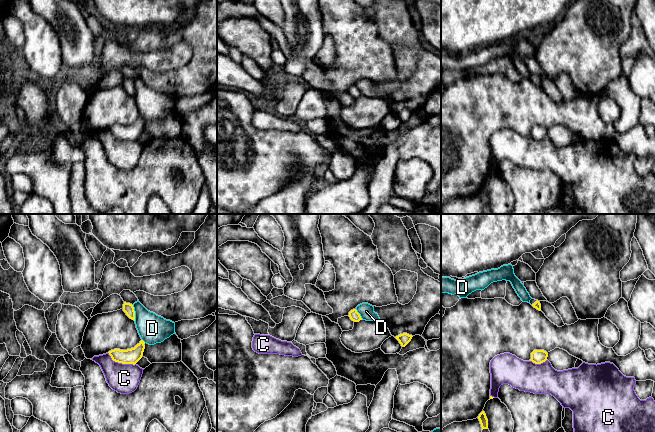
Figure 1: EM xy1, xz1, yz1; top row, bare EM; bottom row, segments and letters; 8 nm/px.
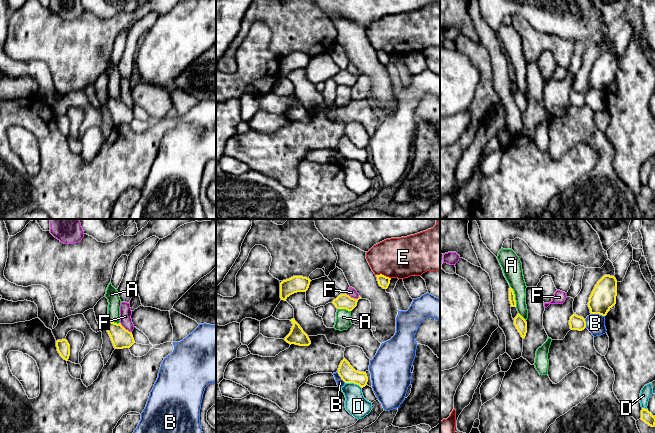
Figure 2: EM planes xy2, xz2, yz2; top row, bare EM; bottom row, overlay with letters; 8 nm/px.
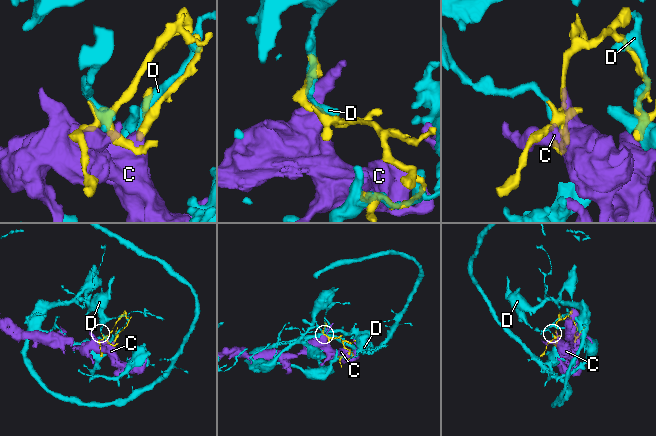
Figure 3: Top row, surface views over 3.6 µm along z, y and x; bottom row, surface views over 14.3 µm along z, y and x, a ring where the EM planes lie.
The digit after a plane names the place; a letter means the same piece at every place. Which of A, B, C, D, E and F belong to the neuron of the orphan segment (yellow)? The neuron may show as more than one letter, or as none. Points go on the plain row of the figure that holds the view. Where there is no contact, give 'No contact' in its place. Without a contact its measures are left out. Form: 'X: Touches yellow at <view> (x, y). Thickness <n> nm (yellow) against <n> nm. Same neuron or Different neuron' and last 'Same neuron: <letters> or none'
A: Touches yellow at yz2 (514, 72). Thickness 50 nm (yellow) against 160 nm. Different neuron
B: Touches yellow at yz2 (598, 89). Thickness 200 nm (yellow) against 160 nm. Different neuron
C: Touches yellow at xy1 (120, 138). Thickness 130 nm (yellow) against 240 nm. Different neuron
D: Touches yellow at xz2 (353, 158). Thickness 140 nm (yellow) against 170 nm. Different neuron
E: Touches yellow at xz2 (383, 51). Thickness 90 nm (yellow) against 320 nm. Different neuron
F: Touches yellow at xz2 (353, 74). Thickness 120 nm (yellow) against 70 nm. Different neuron
Same neuron: none

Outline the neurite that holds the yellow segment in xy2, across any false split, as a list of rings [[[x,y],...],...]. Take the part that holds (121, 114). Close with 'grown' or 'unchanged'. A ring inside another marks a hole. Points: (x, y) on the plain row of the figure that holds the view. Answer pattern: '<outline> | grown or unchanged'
[[[109,96],[107,108],[115,125],[130,124],[135,119],[132,109],[126,106],[121,99],[117,100]]] | unchanged

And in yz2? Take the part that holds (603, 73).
[[[604,51],[595,61],[588,78],[591,90],[606,92],[616,80],[617,56],[614,52]]] | unchanged

